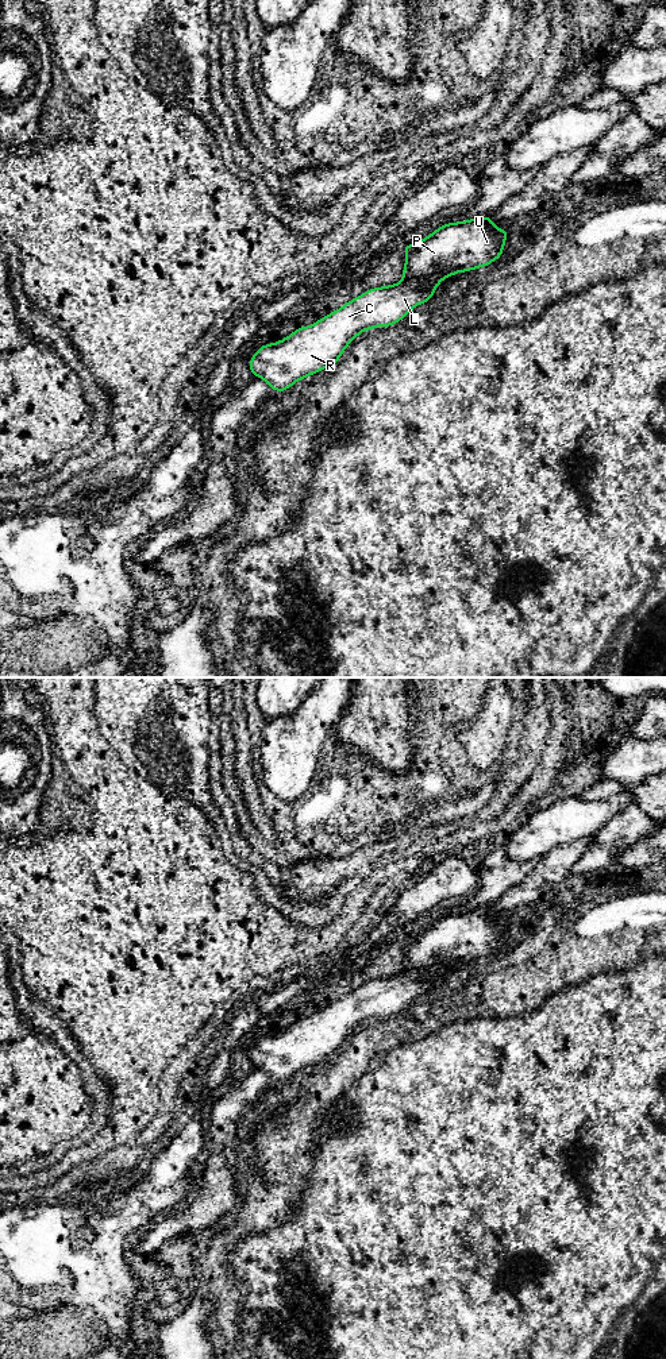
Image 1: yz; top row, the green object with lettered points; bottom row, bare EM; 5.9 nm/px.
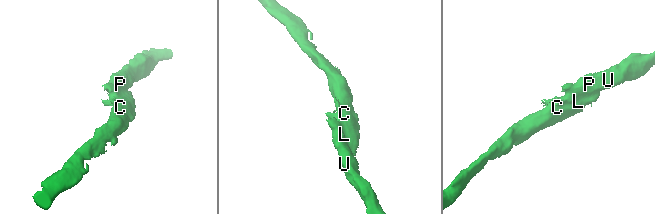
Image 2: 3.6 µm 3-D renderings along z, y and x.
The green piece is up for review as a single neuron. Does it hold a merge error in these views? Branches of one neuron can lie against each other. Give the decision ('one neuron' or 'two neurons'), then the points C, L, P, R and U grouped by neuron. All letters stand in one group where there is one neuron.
two neurons; C L R / P U

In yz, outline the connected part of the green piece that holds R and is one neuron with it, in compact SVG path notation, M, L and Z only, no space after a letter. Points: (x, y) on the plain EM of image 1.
M430 966L365 982L312 1016L296 1020L284 1031L259 1038L249 1053L253 1067L261 1067L274 1082L288 1081L294 1073L336 1054L361 1023L401 1012L416 995L423 996L434 988L442 970L443 968Z

